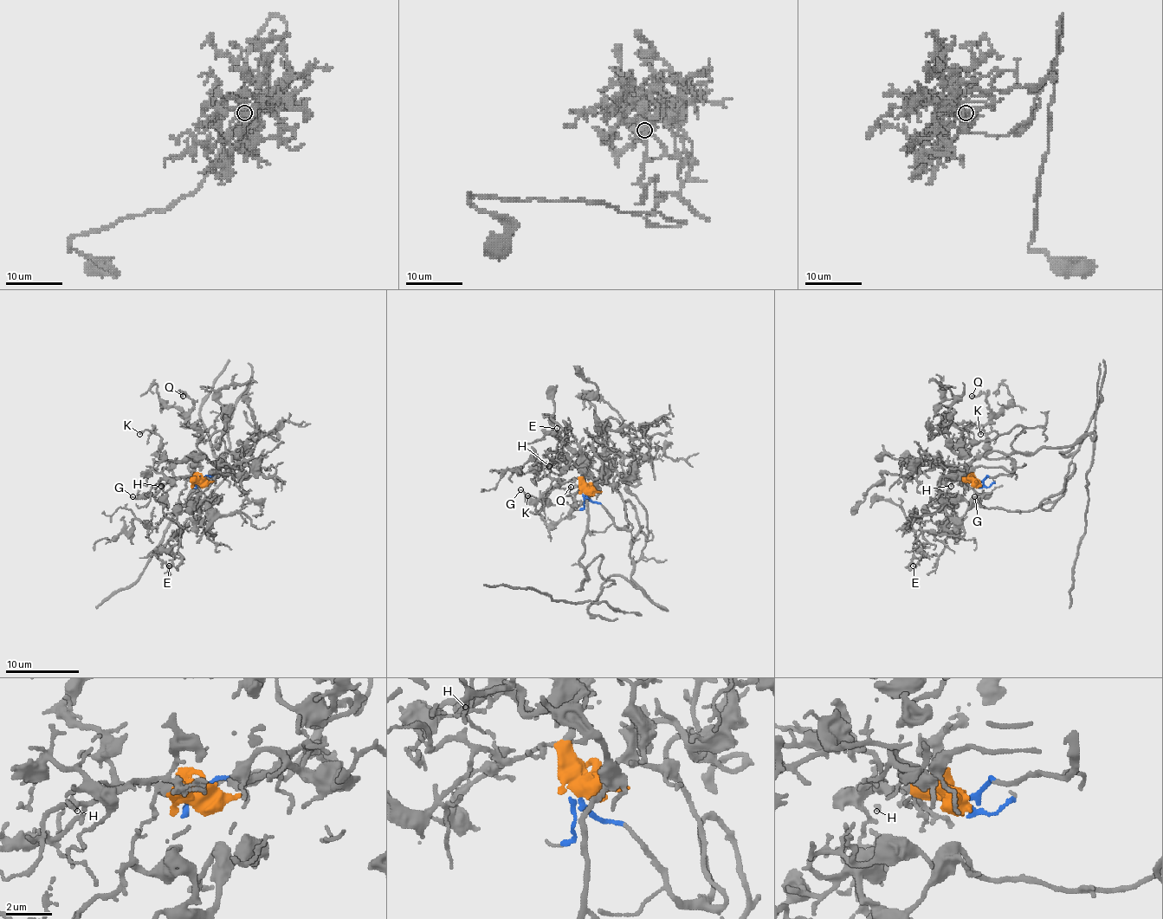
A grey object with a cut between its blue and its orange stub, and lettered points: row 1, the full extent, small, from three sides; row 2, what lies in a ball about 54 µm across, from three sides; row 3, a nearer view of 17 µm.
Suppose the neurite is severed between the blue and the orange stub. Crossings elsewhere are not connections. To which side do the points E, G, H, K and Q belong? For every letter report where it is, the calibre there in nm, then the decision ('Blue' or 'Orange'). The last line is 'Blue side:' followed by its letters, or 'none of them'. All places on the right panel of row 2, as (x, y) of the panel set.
E: Place: (913, 566). Thickness 120 nm. Blue
G: Place: (974, 496). Thickness 120 nm. Orange
H: Place: (951, 486). Thickness 160 nm. Orange
K: Place: (980, 434). Thickness 130 nm. Orange
Q: Place: (972, 396). Thickness 180 nm. Blue
Blue side: E, Q

